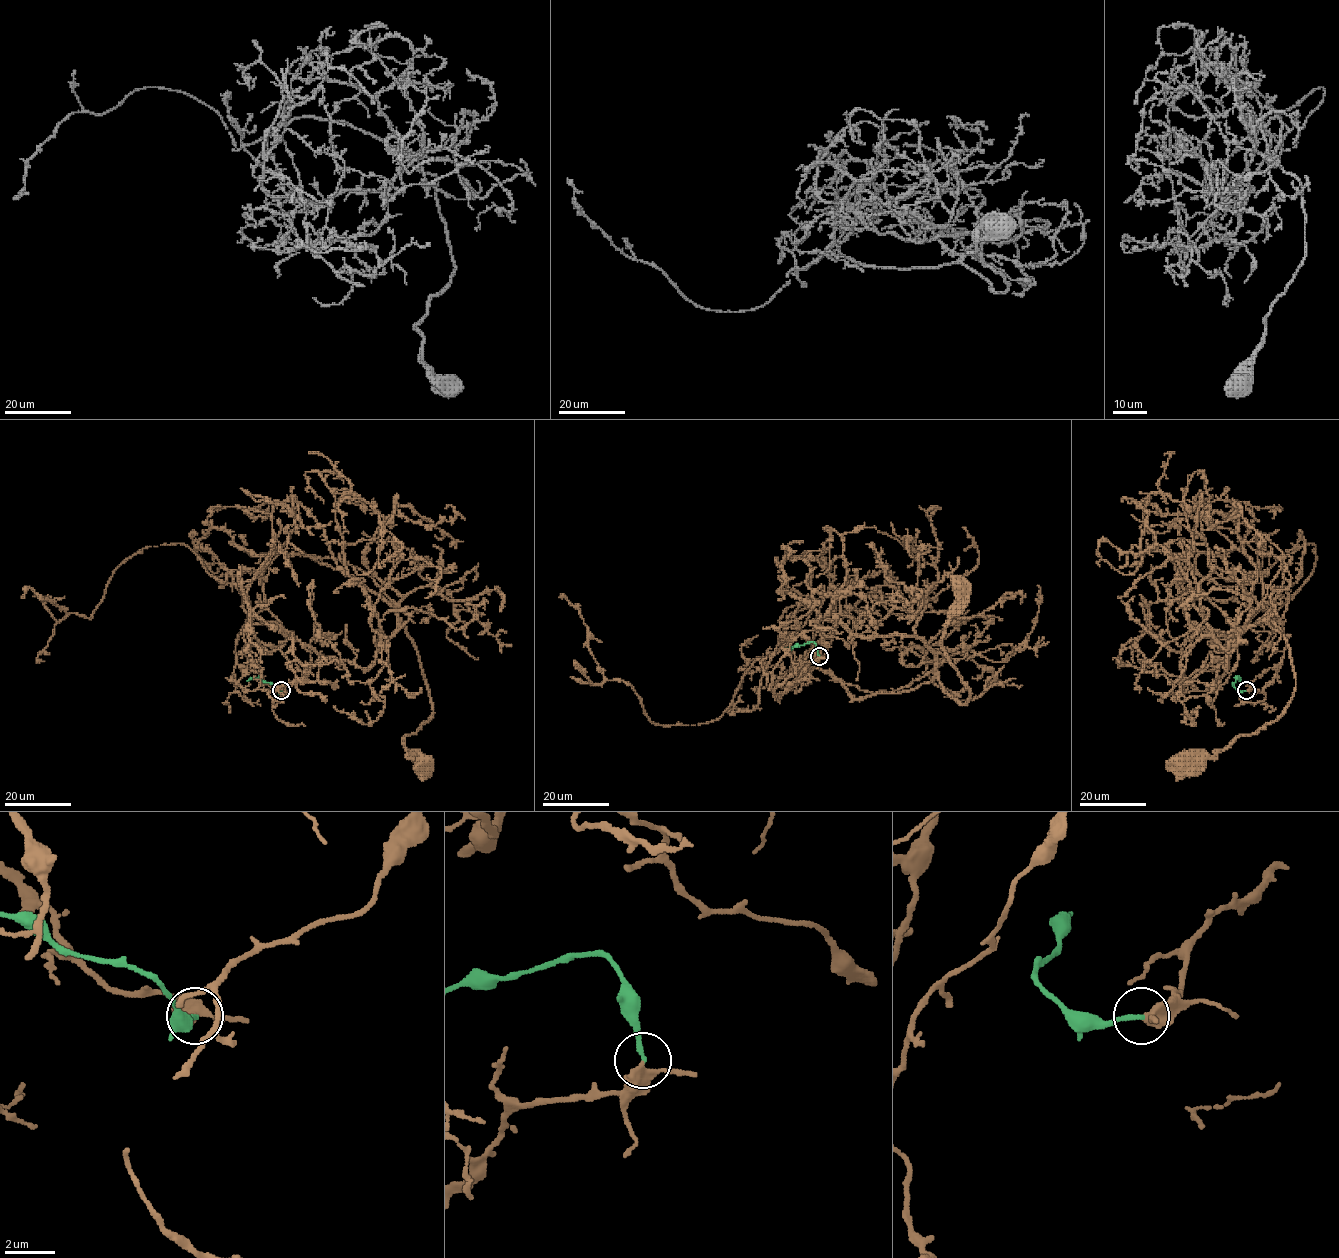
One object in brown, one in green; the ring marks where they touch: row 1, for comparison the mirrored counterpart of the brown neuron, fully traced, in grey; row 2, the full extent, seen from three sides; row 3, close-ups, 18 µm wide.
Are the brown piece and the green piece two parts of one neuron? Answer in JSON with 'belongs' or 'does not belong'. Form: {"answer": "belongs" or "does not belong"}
{"answer": "does not belong"}

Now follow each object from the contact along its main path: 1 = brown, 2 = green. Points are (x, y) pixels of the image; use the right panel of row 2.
1: (1247, 690), (1286, 639), (1258, 553), (1288, 556), (1266, 617), (1287, 644), (1292, 698), (1213, 756), (1177, 762)
2: (1247, 690), (1238, 691), (1233, 685), (1237, 677), (1240, 680)

